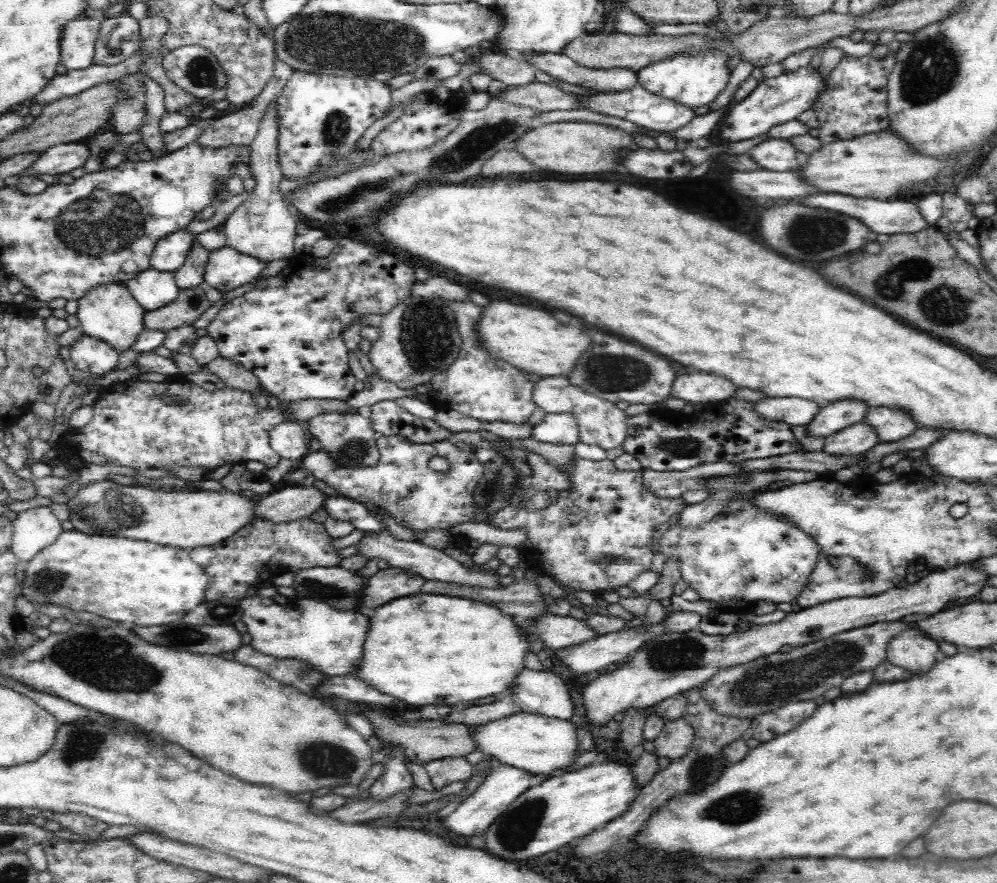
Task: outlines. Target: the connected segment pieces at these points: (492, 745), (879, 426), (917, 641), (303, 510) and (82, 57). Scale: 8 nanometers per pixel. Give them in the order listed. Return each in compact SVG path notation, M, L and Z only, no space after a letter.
M518 712L498 722L472 727L474 727L474 739L477 741L476 751L491 756L495 765L500 763L515 765L516 768L527 770L532 775L552 774L558 768L570 766L578 756L576 725L570 721Z
M877 405L867 408L863 414L863 422L871 426L878 435L878 442L898 442L918 428L918 421L903 407Z
M909 627L896 633L888 642L885 654L890 664L909 670L914 675L932 668L941 657L934 637L919 627Z
M293 484L279 487L269 495L261 497L259 506L255 508L254 520L300 520L314 514L326 497L328 496L315 486L306 488Z
M91 10L83 19L68 23L62 34L60 63L68 71L82 70L92 65L96 37L100 23L106 19L106 12Z

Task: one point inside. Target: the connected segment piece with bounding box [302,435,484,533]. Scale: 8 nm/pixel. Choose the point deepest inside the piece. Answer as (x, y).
(401, 483)

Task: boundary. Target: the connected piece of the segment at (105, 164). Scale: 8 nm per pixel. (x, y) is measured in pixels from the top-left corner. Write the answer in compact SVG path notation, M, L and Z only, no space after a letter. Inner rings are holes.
M113 130L90 136L86 141L89 148L87 161L81 166L86 173L102 172L116 168L126 162L126 143L118 141Z

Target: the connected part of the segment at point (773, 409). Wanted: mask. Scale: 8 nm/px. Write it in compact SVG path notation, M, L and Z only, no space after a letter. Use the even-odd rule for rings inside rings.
M764 398L755 402L755 413L768 422L807 426L821 406L801 398Z

